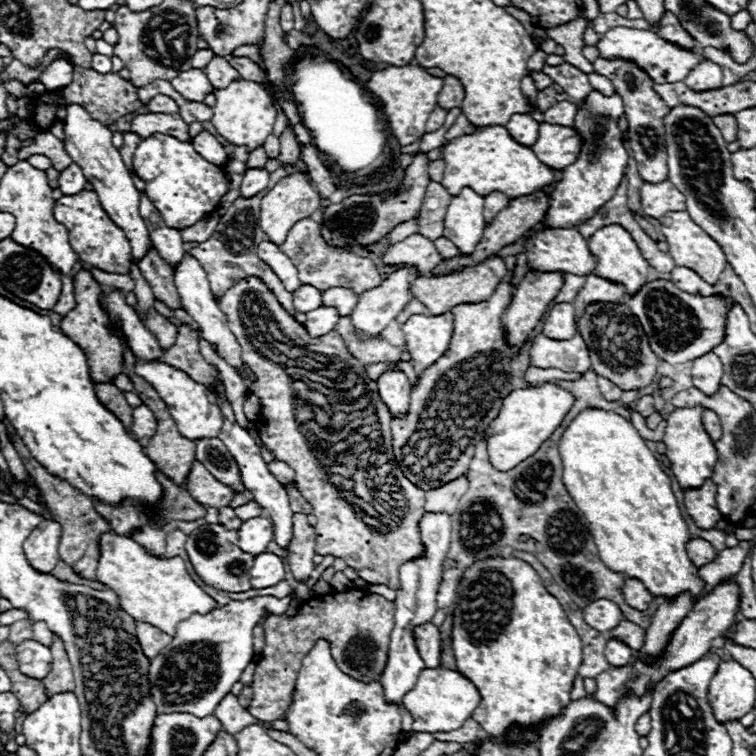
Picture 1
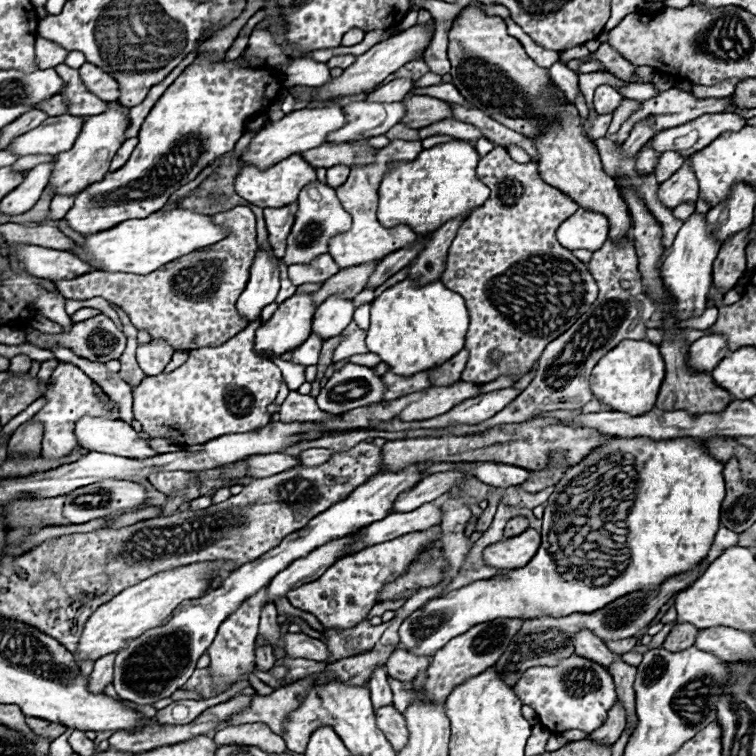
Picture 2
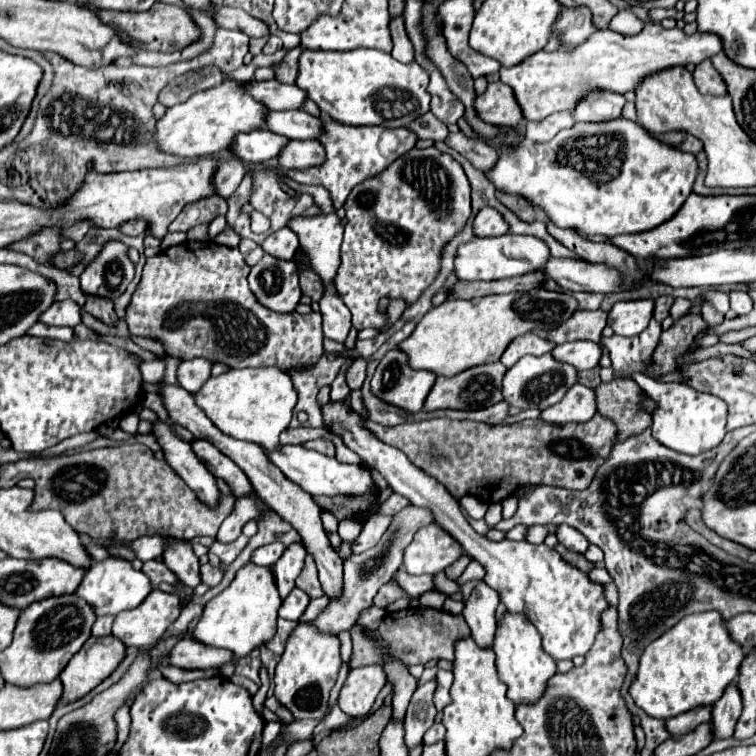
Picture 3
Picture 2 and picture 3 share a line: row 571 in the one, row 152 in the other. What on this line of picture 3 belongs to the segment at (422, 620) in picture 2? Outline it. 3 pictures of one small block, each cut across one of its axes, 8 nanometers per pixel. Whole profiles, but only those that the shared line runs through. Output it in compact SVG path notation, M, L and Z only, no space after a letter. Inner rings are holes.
M624 116L606 122L576 122L572 128L560 130L550 142L524 142L512 152L500 154L496 166L486 174L498 190L528 198L538 206L556 226L576 228L588 236L618 236L632 232L646 232L666 222L680 210L692 192L698 176L698 160L694 154L650 136L638 122Z

